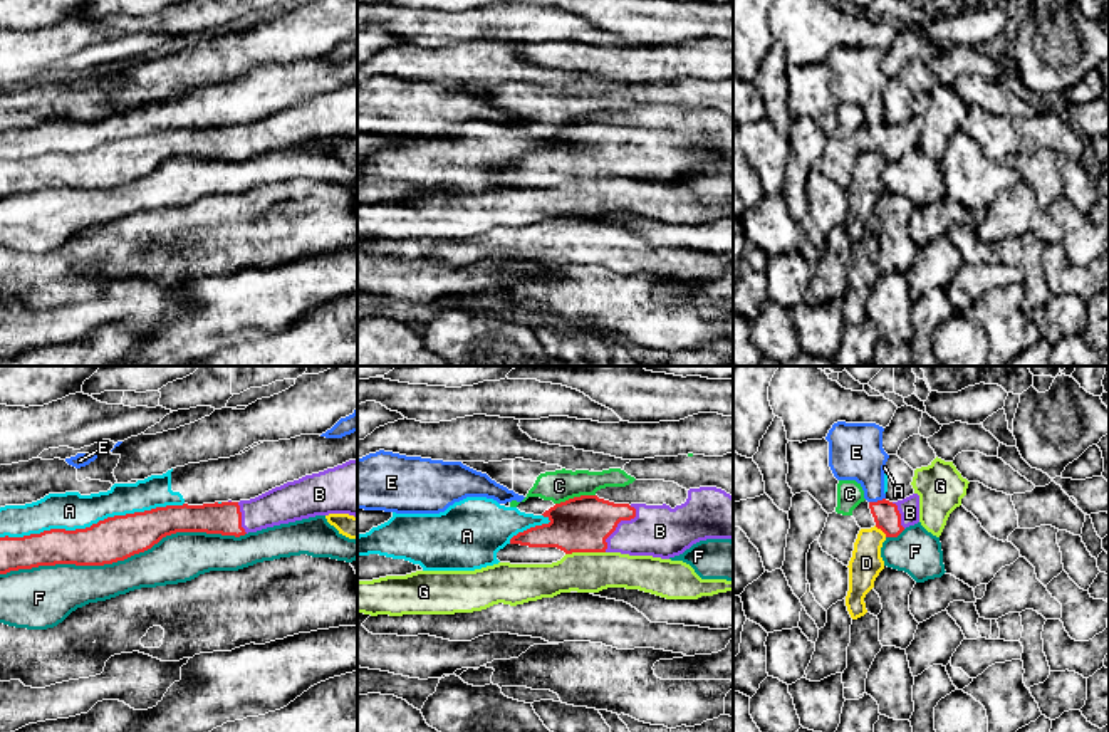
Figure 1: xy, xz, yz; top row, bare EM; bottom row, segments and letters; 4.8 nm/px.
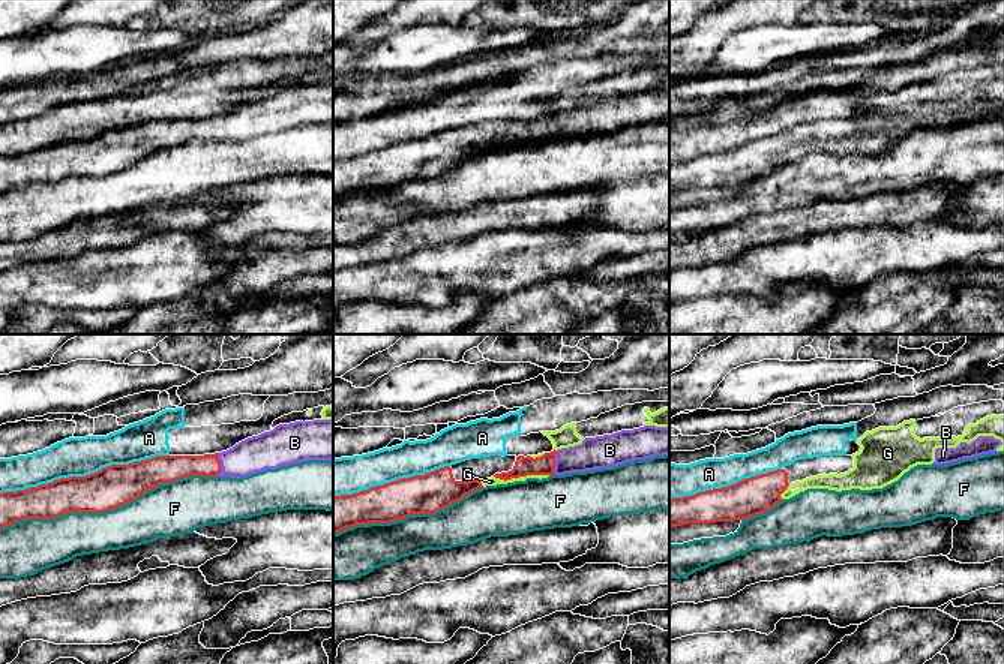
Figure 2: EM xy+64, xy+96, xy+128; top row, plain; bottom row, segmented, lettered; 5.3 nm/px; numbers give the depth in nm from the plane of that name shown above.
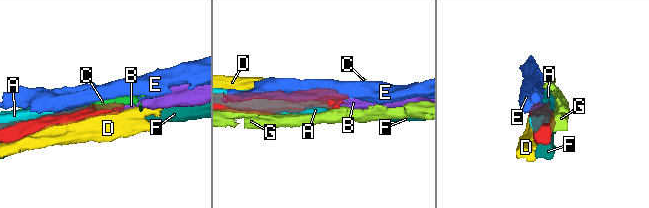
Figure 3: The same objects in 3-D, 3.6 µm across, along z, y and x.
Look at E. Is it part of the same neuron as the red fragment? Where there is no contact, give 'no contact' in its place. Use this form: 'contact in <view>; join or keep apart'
contact in yz; keep apart

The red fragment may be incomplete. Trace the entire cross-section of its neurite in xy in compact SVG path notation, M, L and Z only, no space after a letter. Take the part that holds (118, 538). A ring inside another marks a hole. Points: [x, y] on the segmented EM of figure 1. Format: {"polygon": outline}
{"polygon": "M357 458L287 482L255 499L166 505L114 515L86 529L0 537L0 574L39 566L104 566L144 552L176 532L245 536L315 515L357 517Z"}

